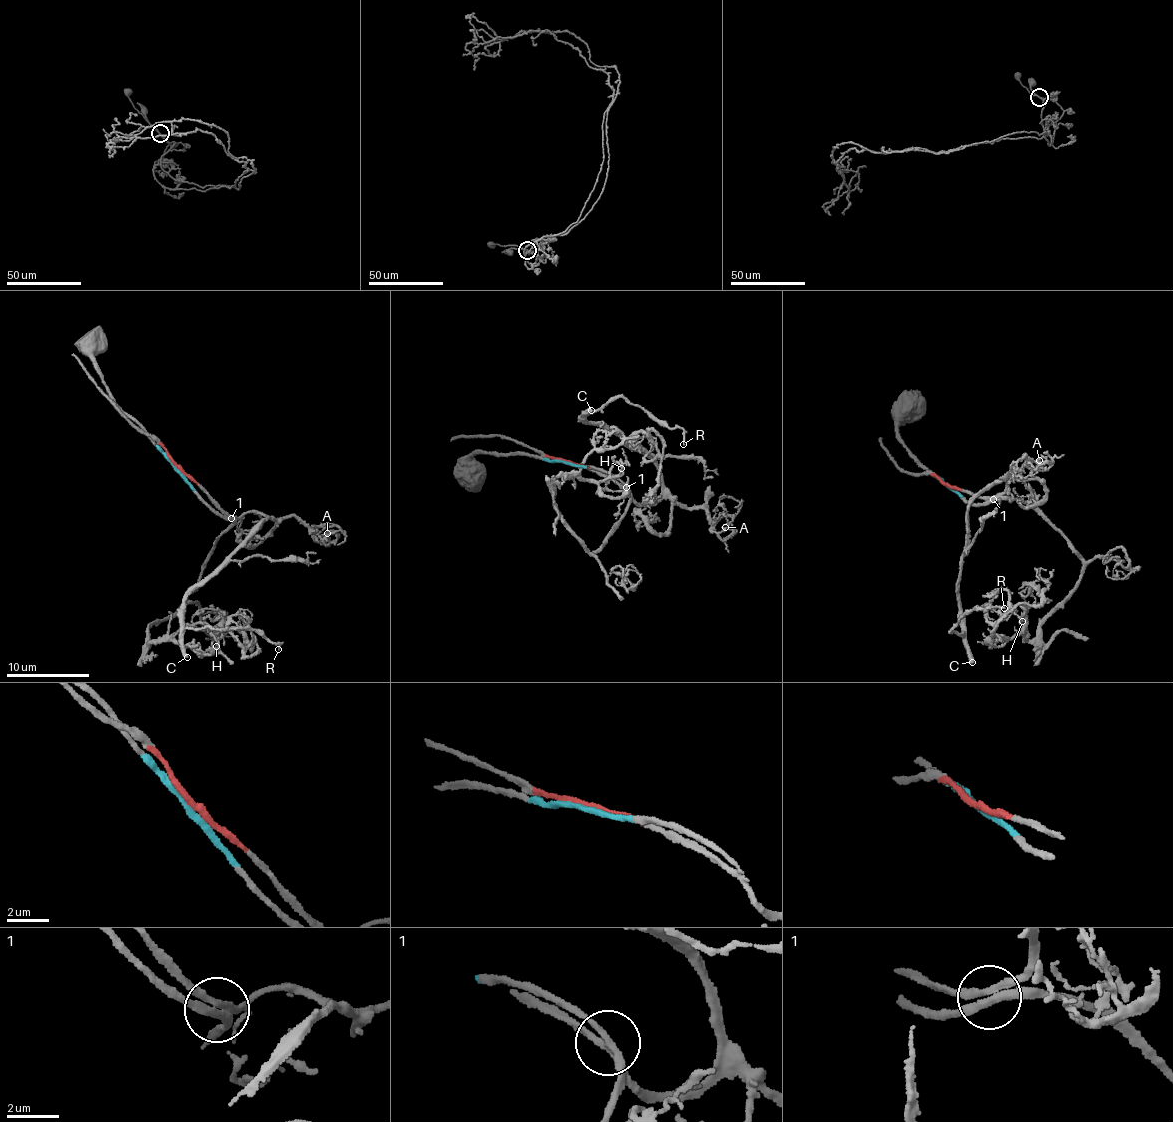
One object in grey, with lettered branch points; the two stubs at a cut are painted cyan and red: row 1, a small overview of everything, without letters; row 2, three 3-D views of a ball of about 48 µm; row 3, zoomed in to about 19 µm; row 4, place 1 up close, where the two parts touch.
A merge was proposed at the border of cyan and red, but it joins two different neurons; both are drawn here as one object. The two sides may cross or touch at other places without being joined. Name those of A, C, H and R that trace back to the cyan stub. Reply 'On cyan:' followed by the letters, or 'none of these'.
On cyan: H

